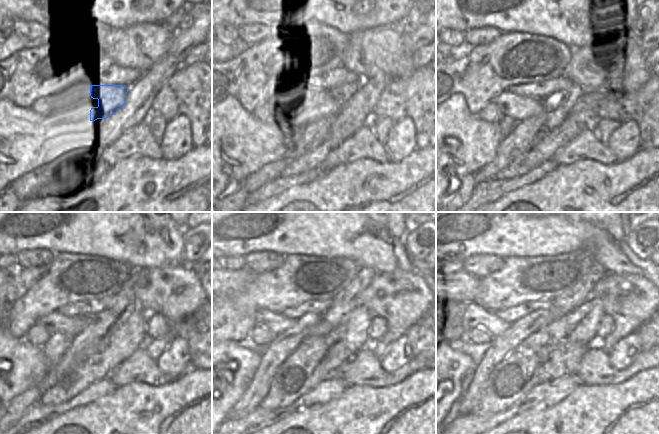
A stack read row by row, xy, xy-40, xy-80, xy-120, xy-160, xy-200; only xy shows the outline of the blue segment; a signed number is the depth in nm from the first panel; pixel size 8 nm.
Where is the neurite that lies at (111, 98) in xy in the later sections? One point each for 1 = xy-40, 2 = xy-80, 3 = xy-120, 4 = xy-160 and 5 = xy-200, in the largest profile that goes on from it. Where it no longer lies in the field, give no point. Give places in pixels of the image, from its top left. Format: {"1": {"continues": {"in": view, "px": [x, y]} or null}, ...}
{"1": {"continues": {"in": "xy-40", "px": [332, 102]}}, "2": {"continues": {"in": "xy-80", "px": [517, 107]}}, "3": {"continues": {"in": "xy-120", "px": [54, 322]}}, "4": {"continues": {"in": "xy-160", "px": [277, 323]}}, "5": {"continues": {"in": "xy-200", "px": [475, 317]}}}

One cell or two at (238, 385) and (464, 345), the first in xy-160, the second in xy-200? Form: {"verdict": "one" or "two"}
{"verdict": "two"}

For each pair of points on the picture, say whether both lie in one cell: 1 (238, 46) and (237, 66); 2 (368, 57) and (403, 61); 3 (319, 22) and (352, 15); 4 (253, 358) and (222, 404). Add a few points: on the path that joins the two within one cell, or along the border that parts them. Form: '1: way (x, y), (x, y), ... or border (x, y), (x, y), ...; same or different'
1: border (248, 45), (236, 56), (222, 61); different
2: way (377, 57), (391, 57), (394, 60); same
3: way (327, 15), (344, 15); same
4: way (246, 369), (227, 393); same

